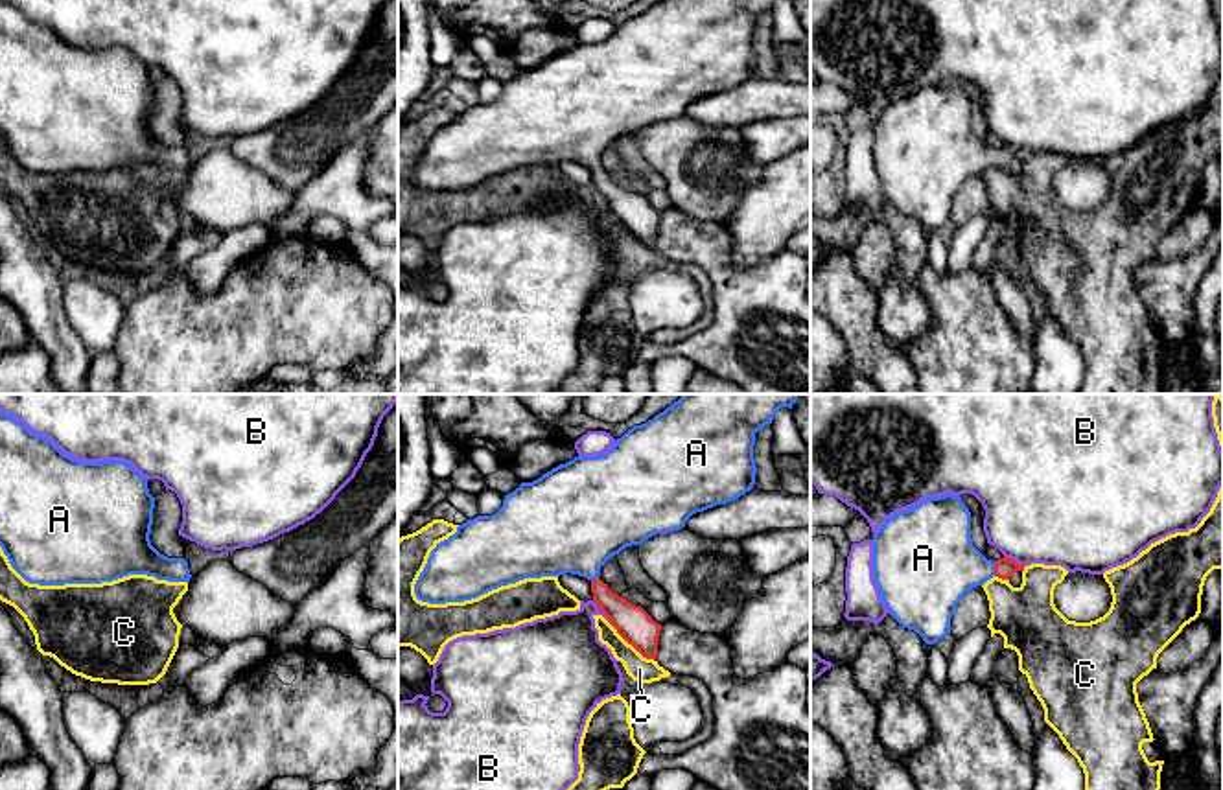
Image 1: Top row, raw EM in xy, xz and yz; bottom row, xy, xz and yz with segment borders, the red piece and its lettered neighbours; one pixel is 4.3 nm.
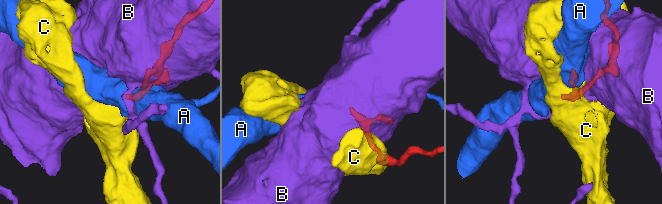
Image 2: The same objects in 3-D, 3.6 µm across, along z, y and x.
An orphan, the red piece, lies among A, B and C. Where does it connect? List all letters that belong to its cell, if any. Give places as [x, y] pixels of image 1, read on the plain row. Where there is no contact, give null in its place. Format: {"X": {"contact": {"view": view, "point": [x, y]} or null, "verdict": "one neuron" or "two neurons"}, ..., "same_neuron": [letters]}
{"A": {"contact": {"view": "yz", "point": [995, 157]}, "verdict": "one neuron"}, "B": {"contact": {"view": "xz", "point": [601, 197]}, "verdict": "two neurons"}, "C": {"contact": {"view": "xz", "point": [632, 232]}, "verdict": "two neurons"}, "same_neuron": ["A"]}

